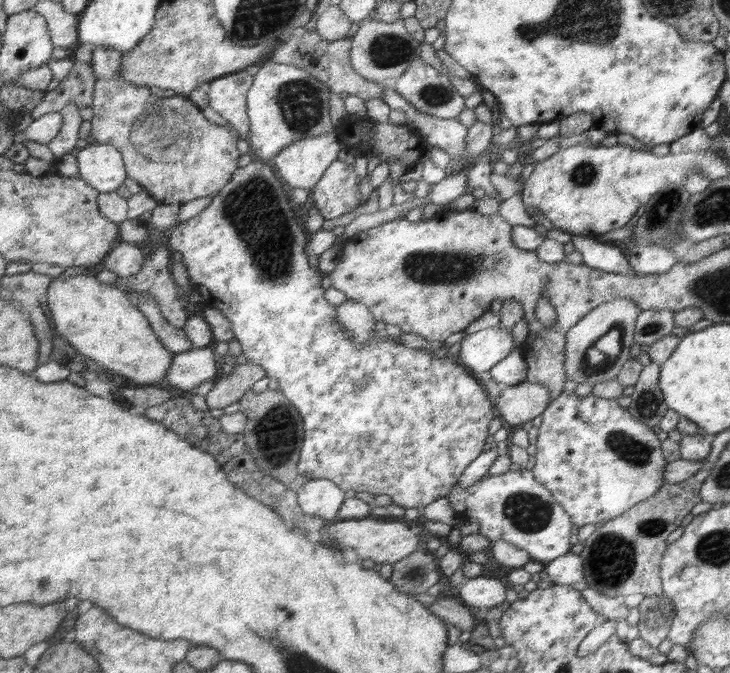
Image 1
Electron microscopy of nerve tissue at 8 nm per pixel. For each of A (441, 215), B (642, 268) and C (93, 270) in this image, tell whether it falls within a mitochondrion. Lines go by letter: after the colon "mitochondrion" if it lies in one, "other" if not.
A: other
B: other
C: other

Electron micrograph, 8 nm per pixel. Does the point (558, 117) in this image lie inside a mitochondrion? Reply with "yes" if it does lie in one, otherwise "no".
no

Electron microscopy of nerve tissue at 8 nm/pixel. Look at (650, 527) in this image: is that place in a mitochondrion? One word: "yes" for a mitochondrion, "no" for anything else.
yes

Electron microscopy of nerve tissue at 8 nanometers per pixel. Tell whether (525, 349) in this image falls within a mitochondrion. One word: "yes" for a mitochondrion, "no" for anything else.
no

